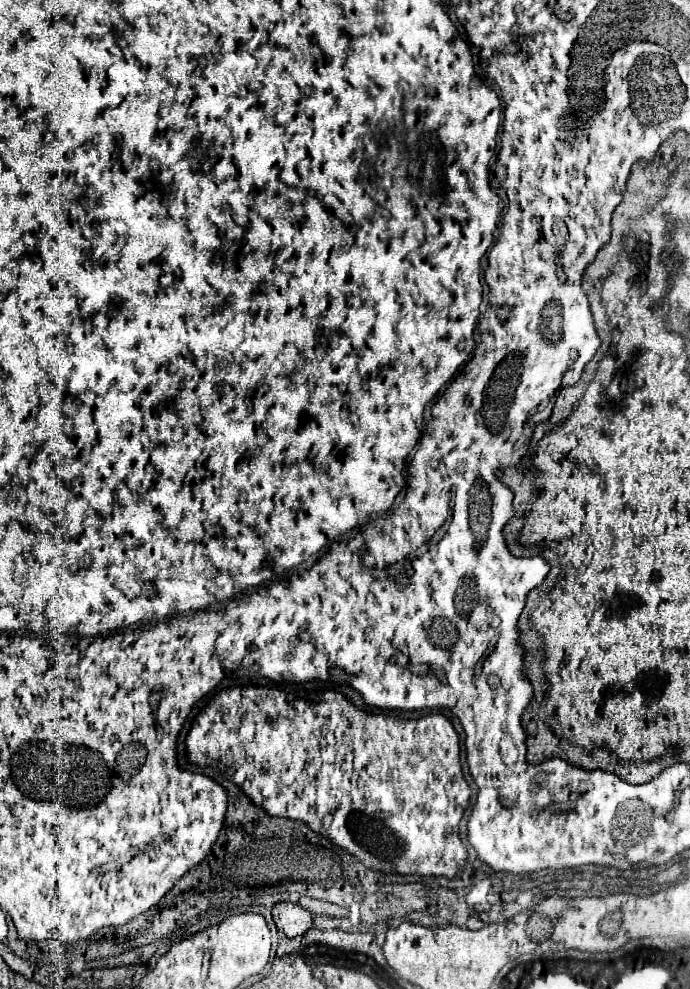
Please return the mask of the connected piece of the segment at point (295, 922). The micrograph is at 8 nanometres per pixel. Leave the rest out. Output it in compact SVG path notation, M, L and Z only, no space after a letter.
M278 902L272 908L272 918L276 922L278 932L282 932L286 938L296 938L306 934L314 924L312 914L292 902Z

